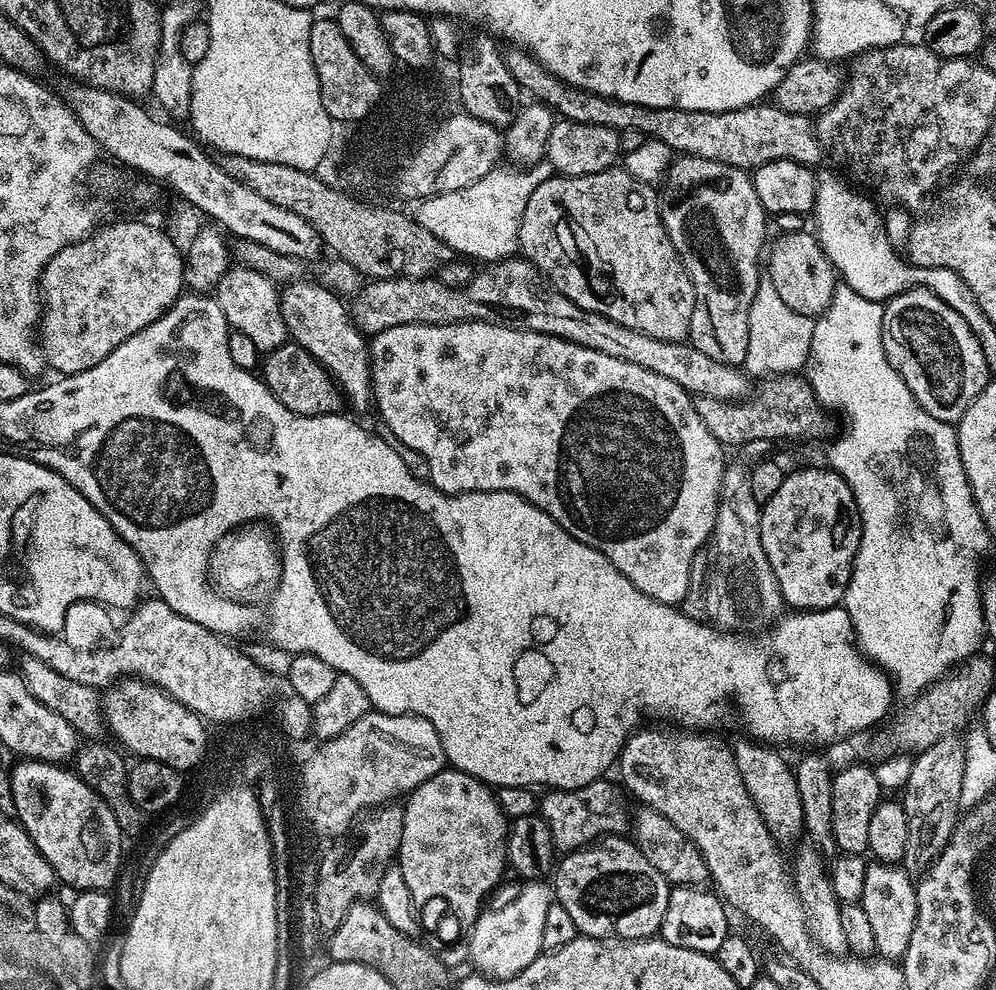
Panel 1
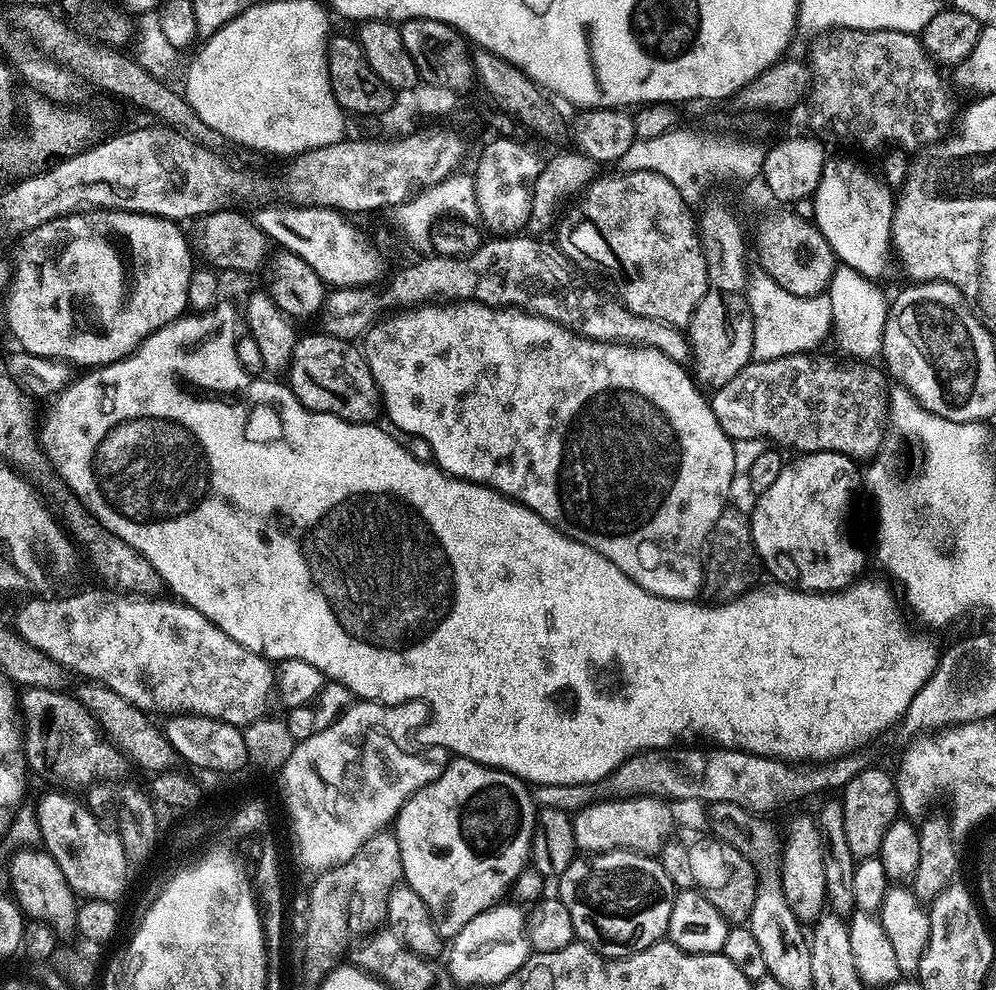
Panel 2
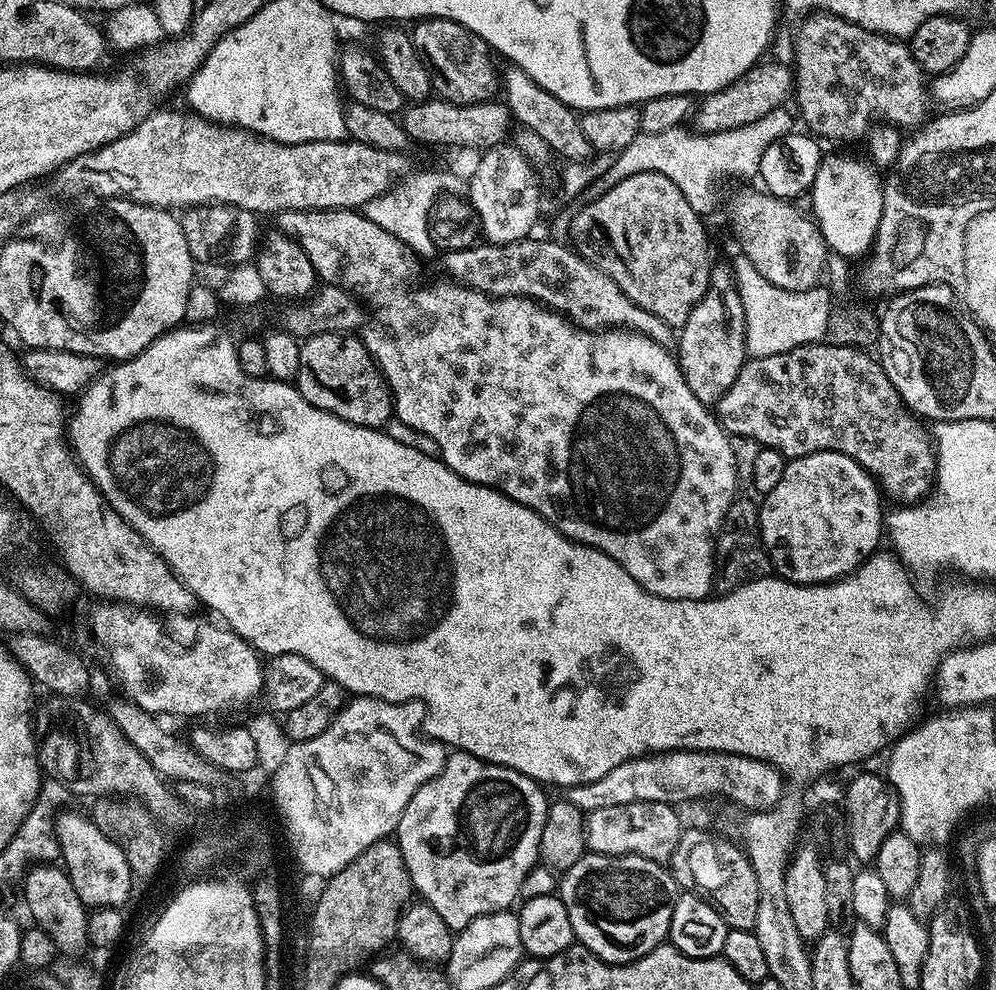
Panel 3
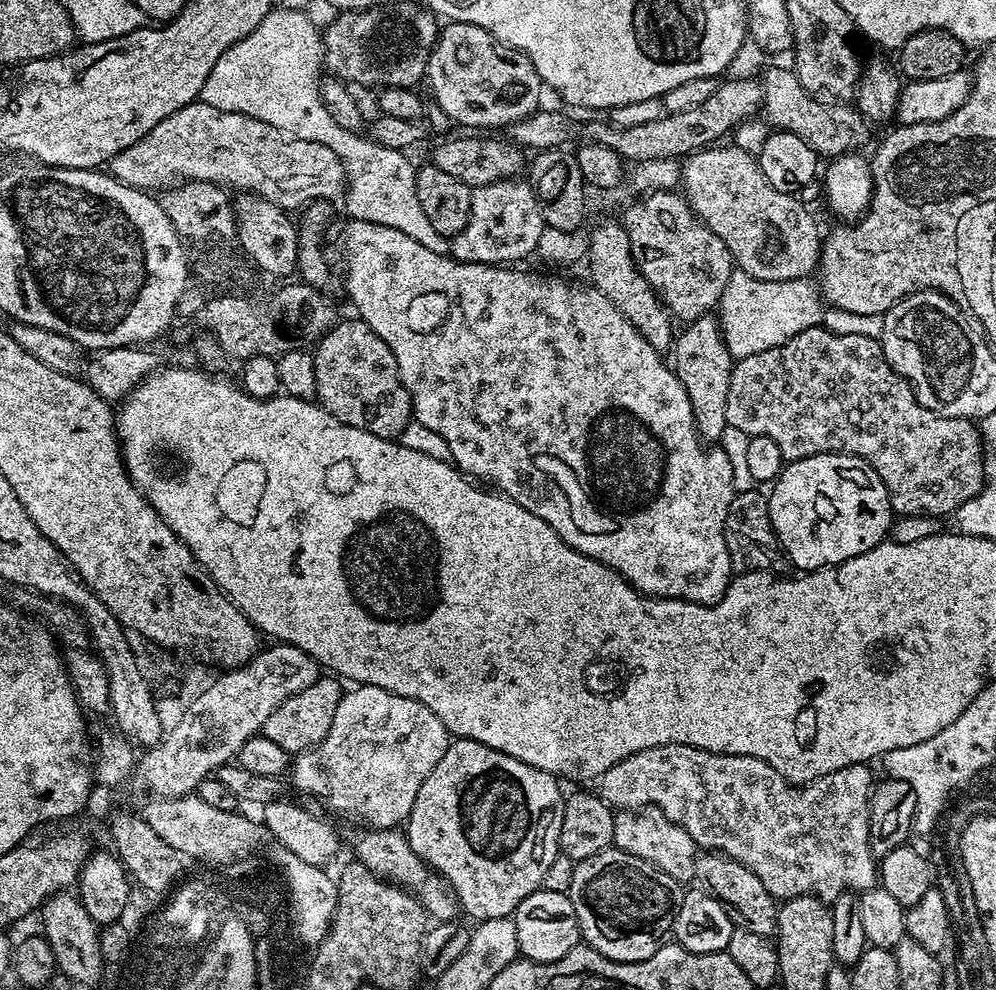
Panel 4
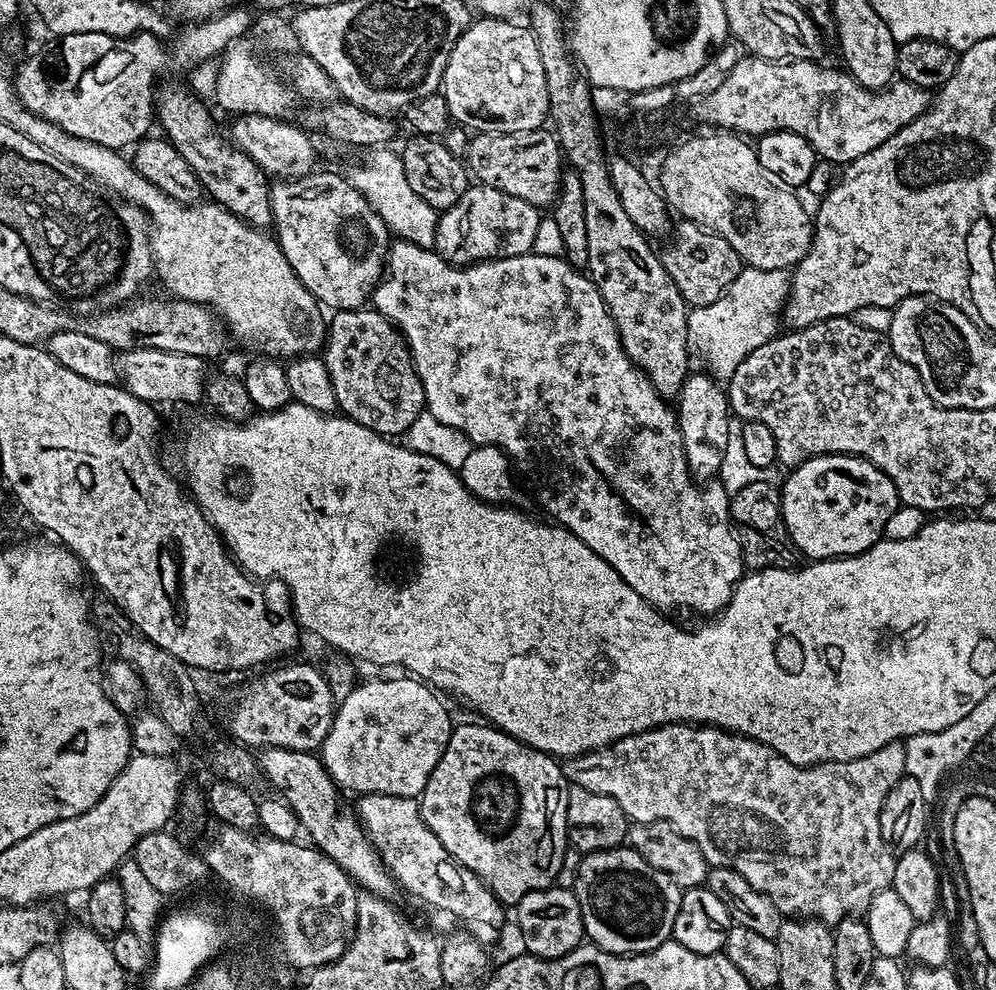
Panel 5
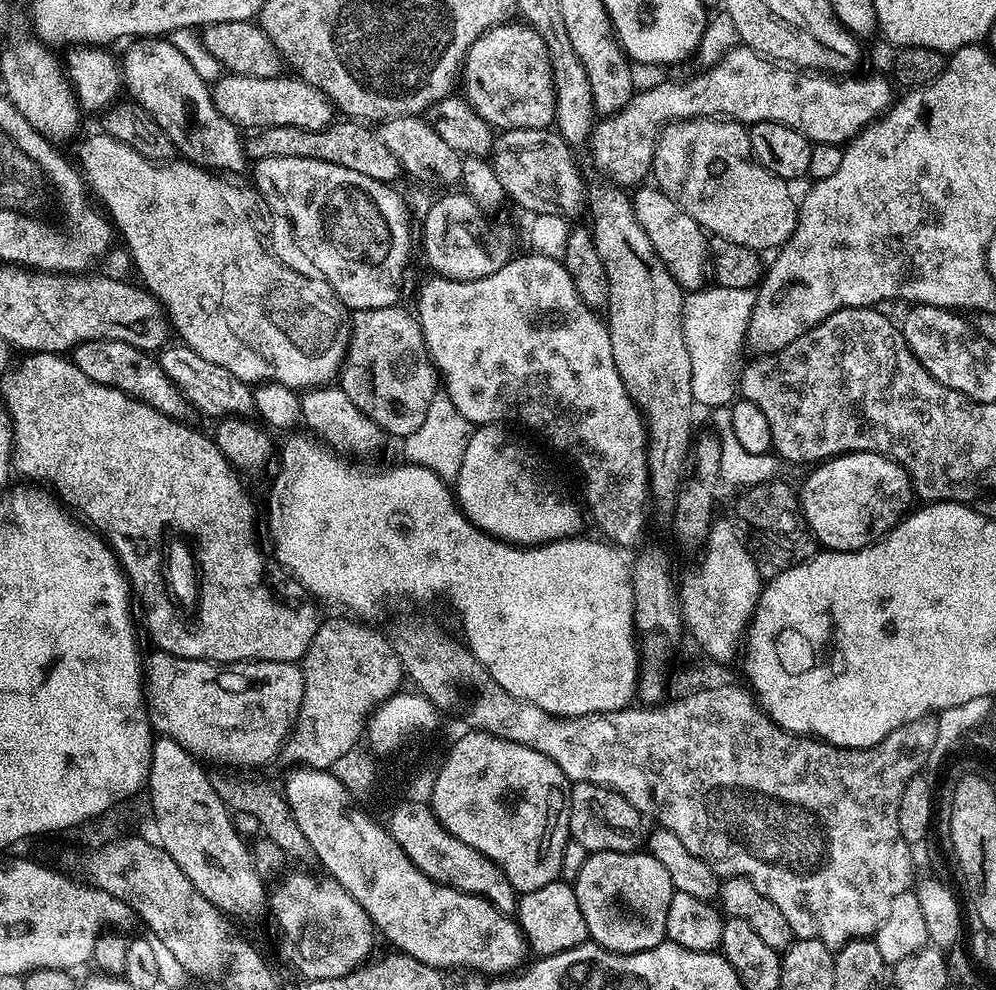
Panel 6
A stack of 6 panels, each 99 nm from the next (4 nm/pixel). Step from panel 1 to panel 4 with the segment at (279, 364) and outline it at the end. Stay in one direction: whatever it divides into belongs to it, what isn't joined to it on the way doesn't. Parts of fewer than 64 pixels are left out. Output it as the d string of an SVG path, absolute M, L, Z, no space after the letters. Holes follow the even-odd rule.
M341 319L314 345L316 400L338 422L366 430L378 438L396 440L413 419L412 396L402 382L390 346L370 330L366 321L351 319Z

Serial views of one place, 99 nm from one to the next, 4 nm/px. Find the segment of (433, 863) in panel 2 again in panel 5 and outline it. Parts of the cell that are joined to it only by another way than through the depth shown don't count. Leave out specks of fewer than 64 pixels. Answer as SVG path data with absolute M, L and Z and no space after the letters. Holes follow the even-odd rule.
M487 722L453 727L448 748L418 797L420 813L456 863L470 870L505 906L515 906L526 894L556 883L564 852L570 848L566 802L570 781L557 757L548 756L507 736Z

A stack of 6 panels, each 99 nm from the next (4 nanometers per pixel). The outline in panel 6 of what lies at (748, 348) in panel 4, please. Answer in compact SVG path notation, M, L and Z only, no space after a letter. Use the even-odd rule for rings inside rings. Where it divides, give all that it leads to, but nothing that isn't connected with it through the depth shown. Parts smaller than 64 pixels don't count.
M705 286L685 295L684 337L686 350L690 350L692 398L697 405L705 404L709 410L715 410L737 399L740 355L749 339L755 306L756 292L751 288Z

